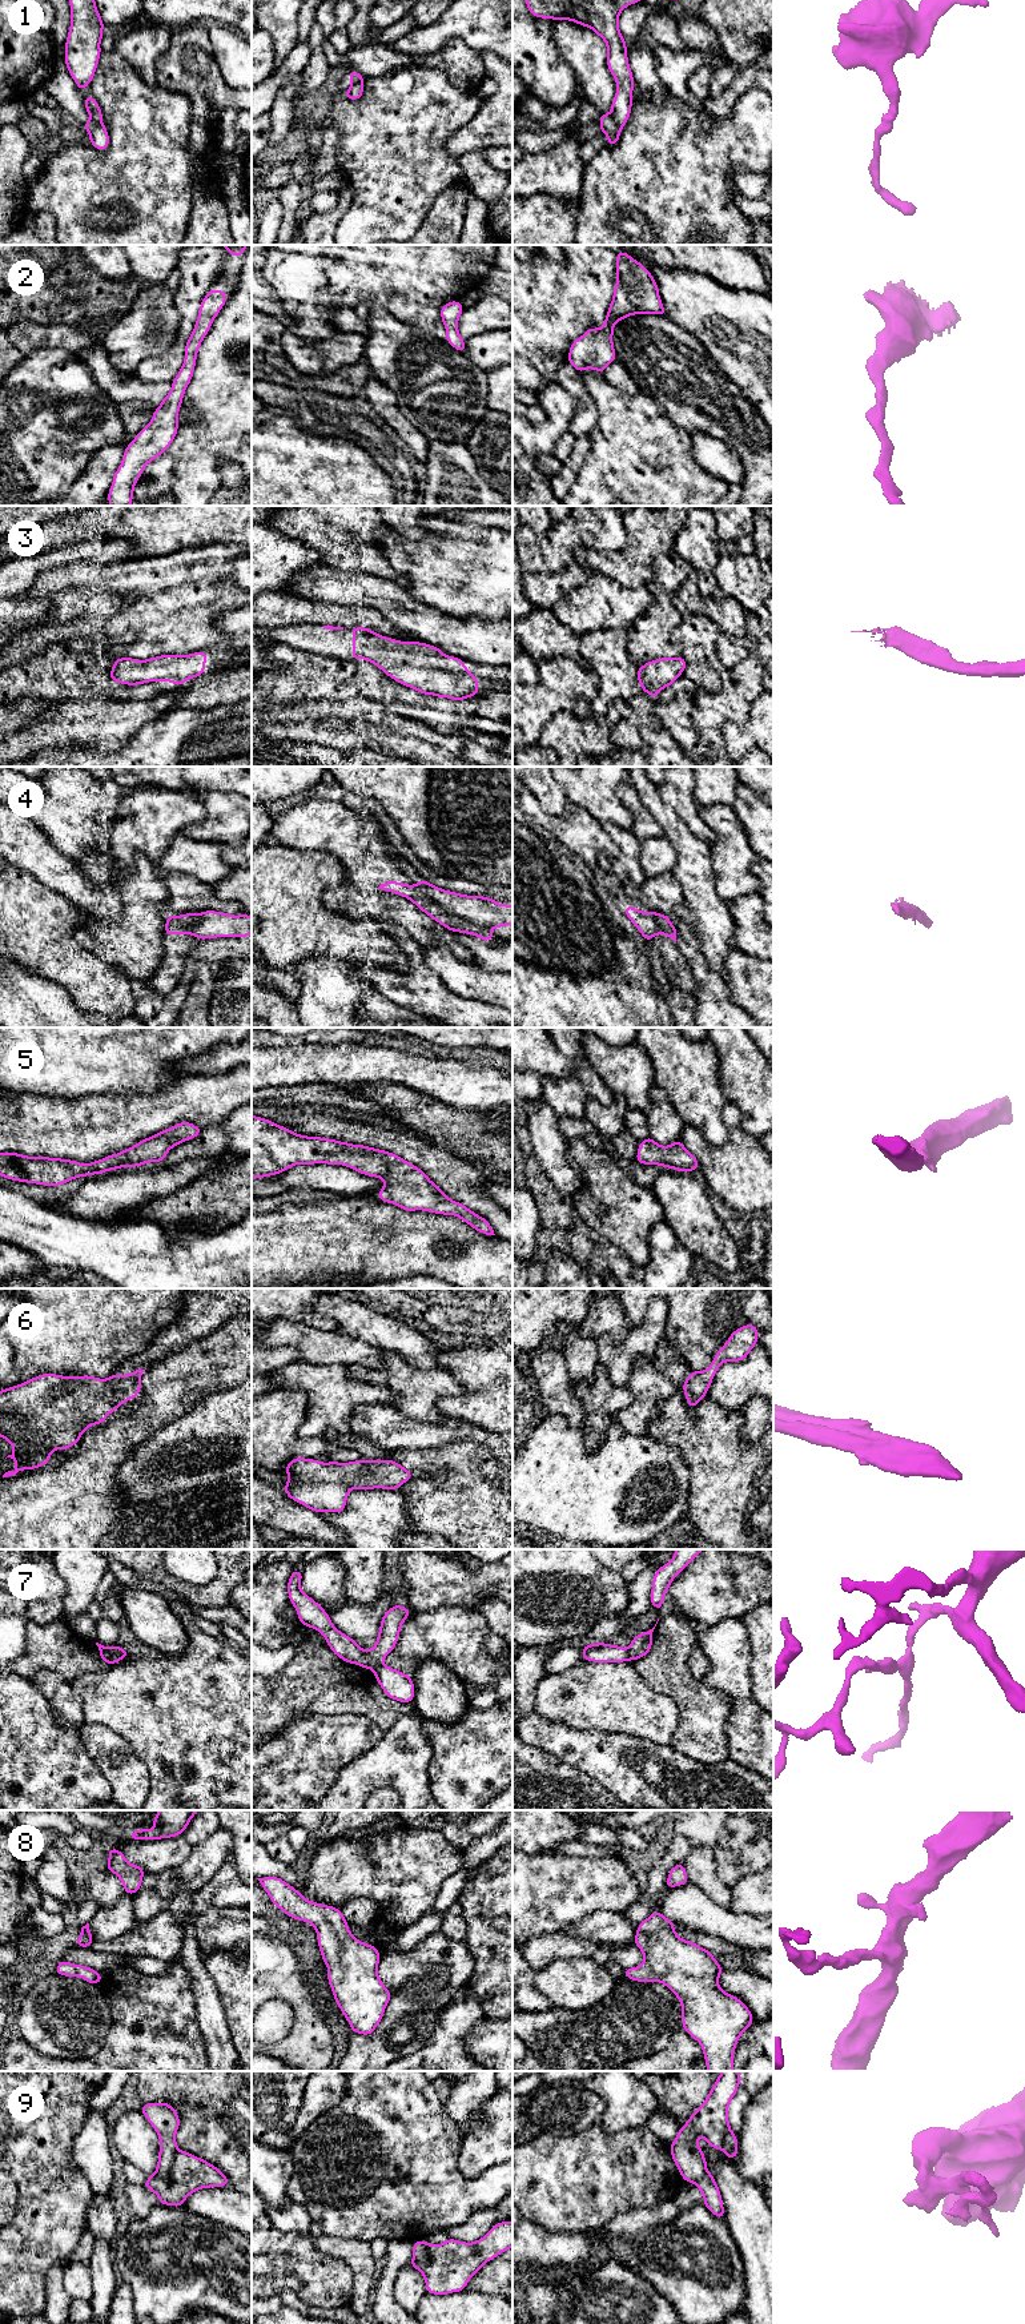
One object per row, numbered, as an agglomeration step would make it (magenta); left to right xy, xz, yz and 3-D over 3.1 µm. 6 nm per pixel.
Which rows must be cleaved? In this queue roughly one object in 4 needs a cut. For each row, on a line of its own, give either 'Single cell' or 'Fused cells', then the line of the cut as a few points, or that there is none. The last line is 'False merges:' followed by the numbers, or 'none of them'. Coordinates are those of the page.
1: Fused cells. Split along yz (611, 116), (620, 128)
2: Single cell. No split
3: Single cell. No split
4: Fused cells. Split along xz (417, 884), (449, 912), (490, 928)
5: Single cell. No split
6: Single cell. No split
7: Fused cells. Split along yz (627, 1649), (630, 1659)
8: Single cell. No split
9: Fused cells. Split along xy (177, 2150), (169, 2170), (163, 2175), (153, 2175)
False merges: 1, 4, 7, 9

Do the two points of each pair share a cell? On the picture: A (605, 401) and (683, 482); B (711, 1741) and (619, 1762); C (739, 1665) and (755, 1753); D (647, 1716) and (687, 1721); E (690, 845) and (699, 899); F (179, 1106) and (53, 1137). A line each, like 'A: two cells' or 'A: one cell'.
A: one cell
B: two cells
C: one cell
D: two cells
E: one cell
F: one cell

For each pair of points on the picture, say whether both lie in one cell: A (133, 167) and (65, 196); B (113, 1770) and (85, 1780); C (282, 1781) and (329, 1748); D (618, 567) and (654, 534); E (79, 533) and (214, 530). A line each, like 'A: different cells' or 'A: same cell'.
A: same cell
B: different cells
C: same cell
D: same cell
E: same cell

